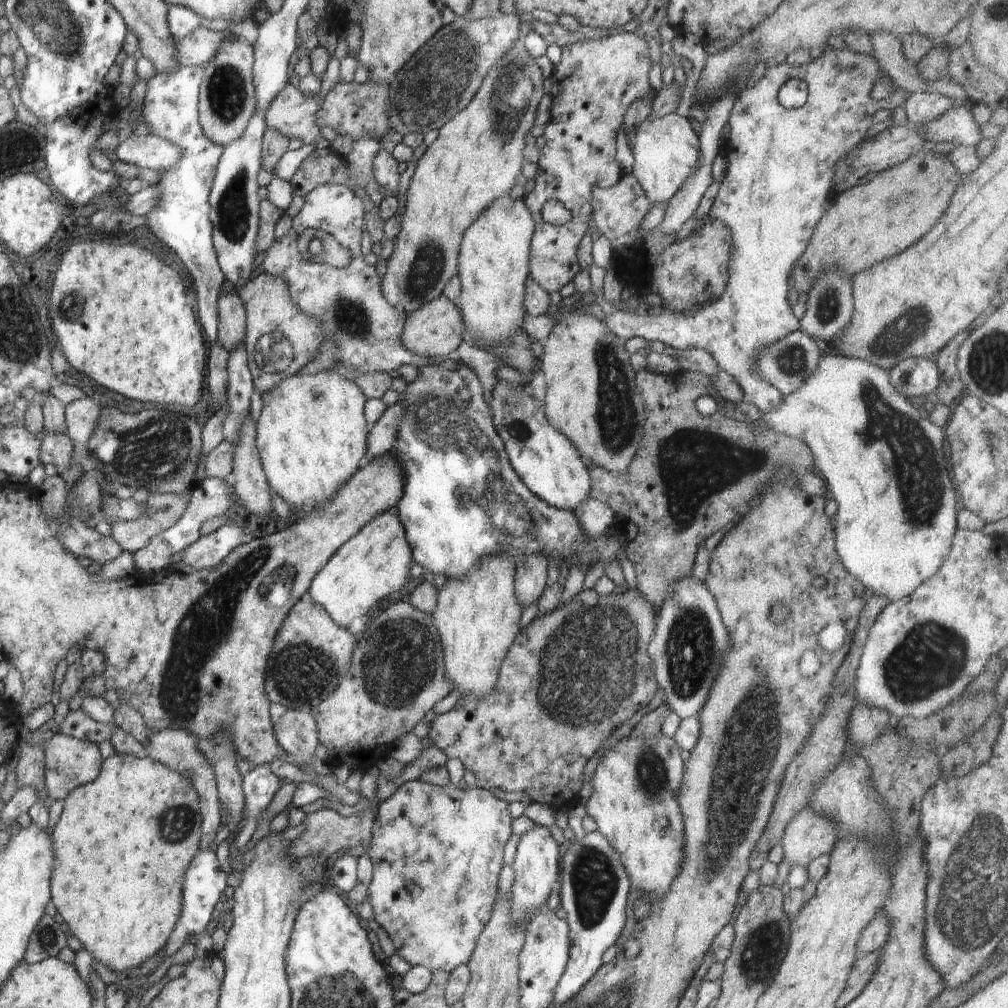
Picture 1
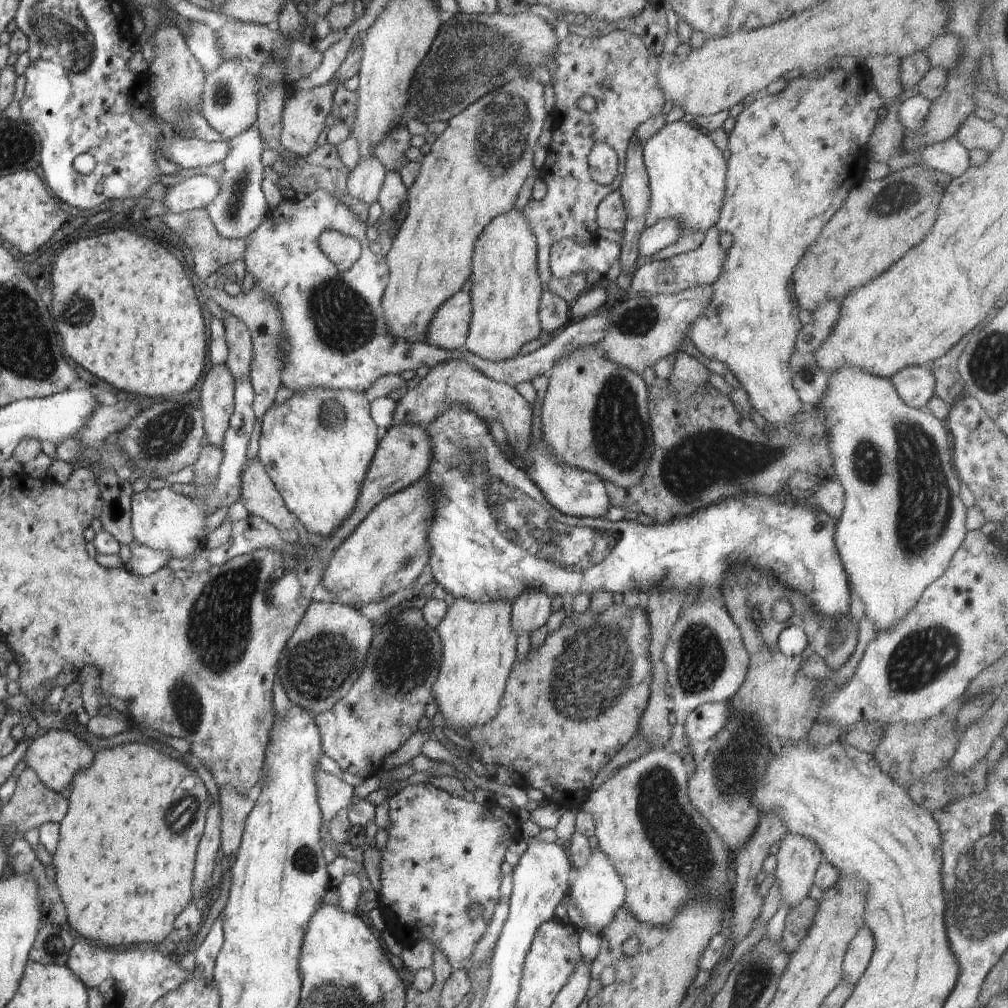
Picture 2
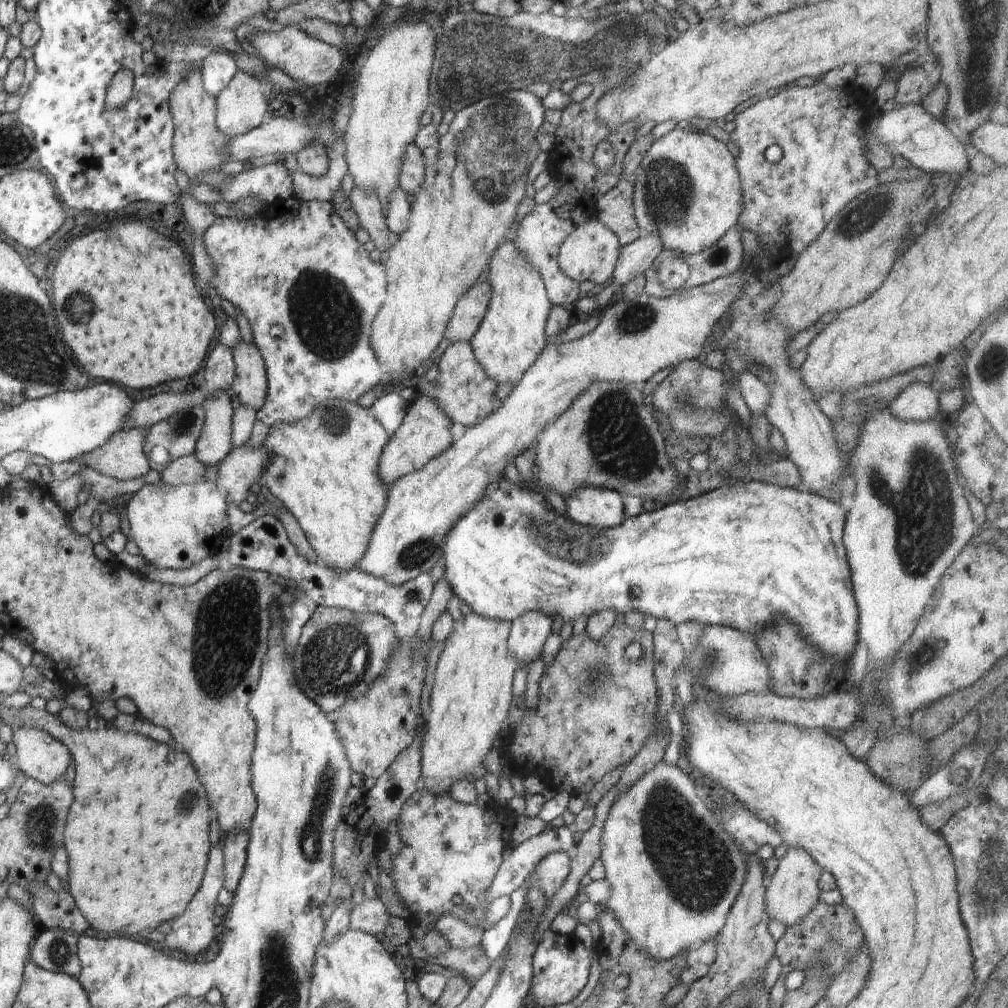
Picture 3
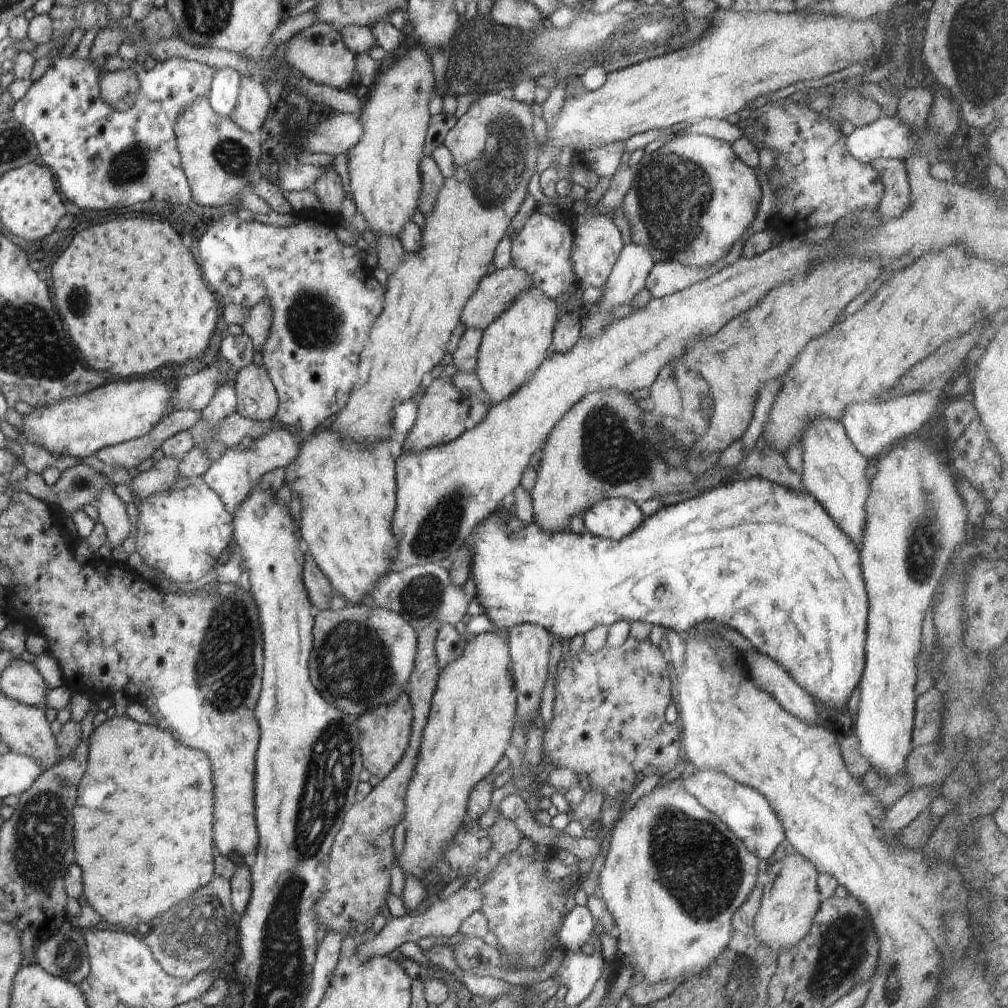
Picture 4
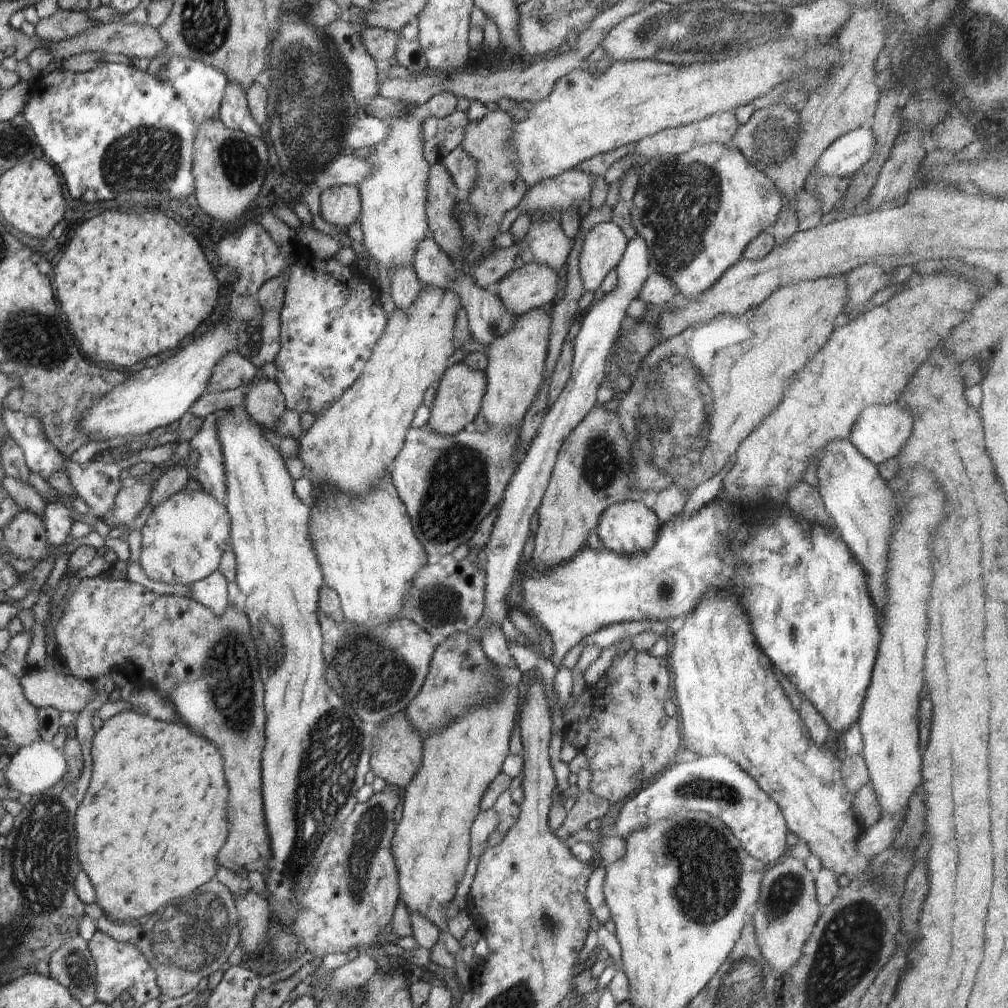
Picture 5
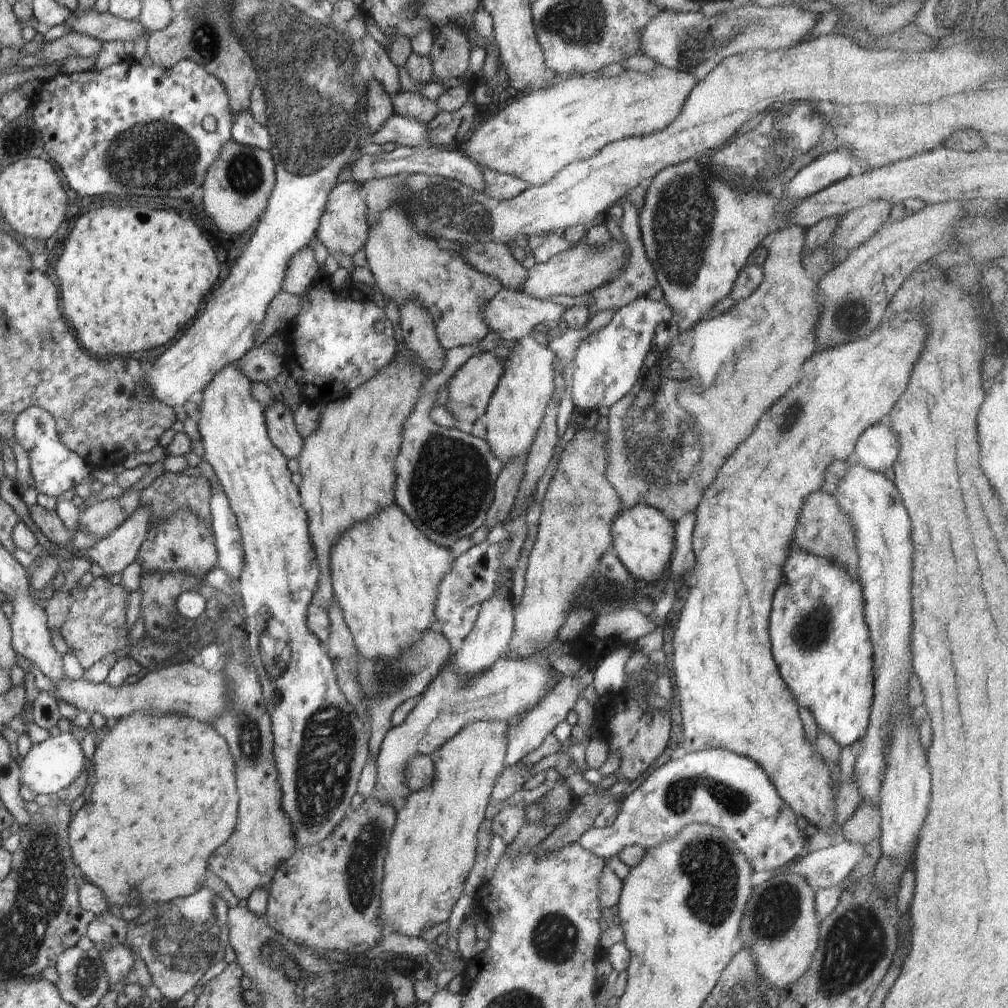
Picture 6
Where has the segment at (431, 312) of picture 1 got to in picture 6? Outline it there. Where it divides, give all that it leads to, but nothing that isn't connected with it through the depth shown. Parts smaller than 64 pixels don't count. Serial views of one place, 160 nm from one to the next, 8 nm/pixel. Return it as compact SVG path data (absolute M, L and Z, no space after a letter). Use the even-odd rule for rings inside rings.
M617 230L614 233L615 235L602 249L593 247L587 242L578 242L554 255L545 263L535 263L534 268L527 272L521 286L521 293L543 301L550 301L550 298L556 294L566 294L580 299L583 295L602 286L609 276L619 273L625 260L626 242Z

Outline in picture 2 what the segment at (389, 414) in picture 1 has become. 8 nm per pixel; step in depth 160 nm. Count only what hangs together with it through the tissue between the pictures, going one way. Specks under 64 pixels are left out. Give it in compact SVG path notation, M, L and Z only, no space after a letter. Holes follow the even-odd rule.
M446 360L430 368L430 373L412 390L408 390L402 399L396 403L394 424L420 424L427 427L434 422L446 408L466 406L470 412L480 416L484 422L491 424L499 422L506 431L508 445L514 449L519 459L528 466L528 444L531 441L533 407L517 392L508 386L490 380L480 370L472 368L466 360Z

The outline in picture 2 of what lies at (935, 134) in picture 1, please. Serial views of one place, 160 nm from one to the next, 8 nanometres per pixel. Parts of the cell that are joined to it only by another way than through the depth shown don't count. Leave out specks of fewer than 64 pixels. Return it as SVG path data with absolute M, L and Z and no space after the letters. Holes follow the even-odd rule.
M974 114L967 116L954 136L969 151L981 148L989 154L997 147L1002 137L1003 129L994 125L992 121L982 120Z

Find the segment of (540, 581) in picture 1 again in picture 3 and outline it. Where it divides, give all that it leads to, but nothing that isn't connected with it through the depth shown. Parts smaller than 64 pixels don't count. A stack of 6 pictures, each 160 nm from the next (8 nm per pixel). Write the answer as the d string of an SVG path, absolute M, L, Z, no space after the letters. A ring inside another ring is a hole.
M524 612L511 622L507 648L514 654L518 667L541 658L548 636L552 634L553 620L540 612Z

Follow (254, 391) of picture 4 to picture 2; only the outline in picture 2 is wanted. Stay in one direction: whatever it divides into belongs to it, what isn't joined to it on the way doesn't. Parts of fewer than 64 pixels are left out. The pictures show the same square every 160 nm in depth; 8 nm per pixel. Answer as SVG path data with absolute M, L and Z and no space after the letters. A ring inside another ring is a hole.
M228 313L224 318L223 326L229 349L225 366L234 380L240 380L240 378L250 380L250 366L252 366L252 356L254 356L250 332L244 322Z

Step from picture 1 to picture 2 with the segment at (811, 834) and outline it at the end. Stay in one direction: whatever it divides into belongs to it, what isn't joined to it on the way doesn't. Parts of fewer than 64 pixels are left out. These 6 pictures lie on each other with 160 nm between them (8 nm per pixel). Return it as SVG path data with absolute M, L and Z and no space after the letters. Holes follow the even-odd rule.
M788 834L780 844L776 855L775 880L779 885L782 902L789 910L806 900L820 864L823 863L821 850L804 836Z

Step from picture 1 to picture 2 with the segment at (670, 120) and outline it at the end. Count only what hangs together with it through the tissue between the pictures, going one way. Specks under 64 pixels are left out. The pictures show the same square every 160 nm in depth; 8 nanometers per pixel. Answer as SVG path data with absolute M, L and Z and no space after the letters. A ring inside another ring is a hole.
M672 122L666 124L662 130L658 130L643 144L643 162L651 191L649 210L645 224L654 226L658 220L674 220L683 233L703 232L704 234L716 226L720 220L722 204L724 204L724 192L726 192L727 161L709 136L697 130L694 123Z

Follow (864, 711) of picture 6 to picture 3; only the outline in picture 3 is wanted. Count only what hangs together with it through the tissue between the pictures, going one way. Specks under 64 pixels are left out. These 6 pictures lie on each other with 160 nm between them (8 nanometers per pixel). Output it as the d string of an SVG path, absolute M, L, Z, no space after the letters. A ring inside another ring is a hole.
M502 478L496 484L490 484L486 488L482 500L470 508L456 524L449 536L446 536L444 554L441 562L444 562L444 576L454 595L472 608L474 614L482 618L492 620L504 620L512 622L524 612L540 612L552 620L560 619L562 622L573 622L580 617L590 618L596 612L602 612L604 608L612 608L617 614L628 612L642 612L644 616L653 616L657 620L668 620L674 626L684 622L695 621L702 625L726 626L748 632L750 636L758 636L772 624L778 624L778 620L790 620L790 624L798 627L801 637L808 640L812 646L818 648L818 652L829 656L831 659L840 660L852 656L858 642L858 604L854 596L854 586L850 564L848 564L848 552L844 548L844 528L847 511L836 502L827 497L814 493L800 492L796 489L765 484L757 481L730 482L722 484L715 490L700 494L688 500L671 501L664 506L649 507L642 514L634 518L625 518L618 527L598 530L591 526L582 526L571 521L567 516L558 514L546 497L536 489L517 485L509 479Z

